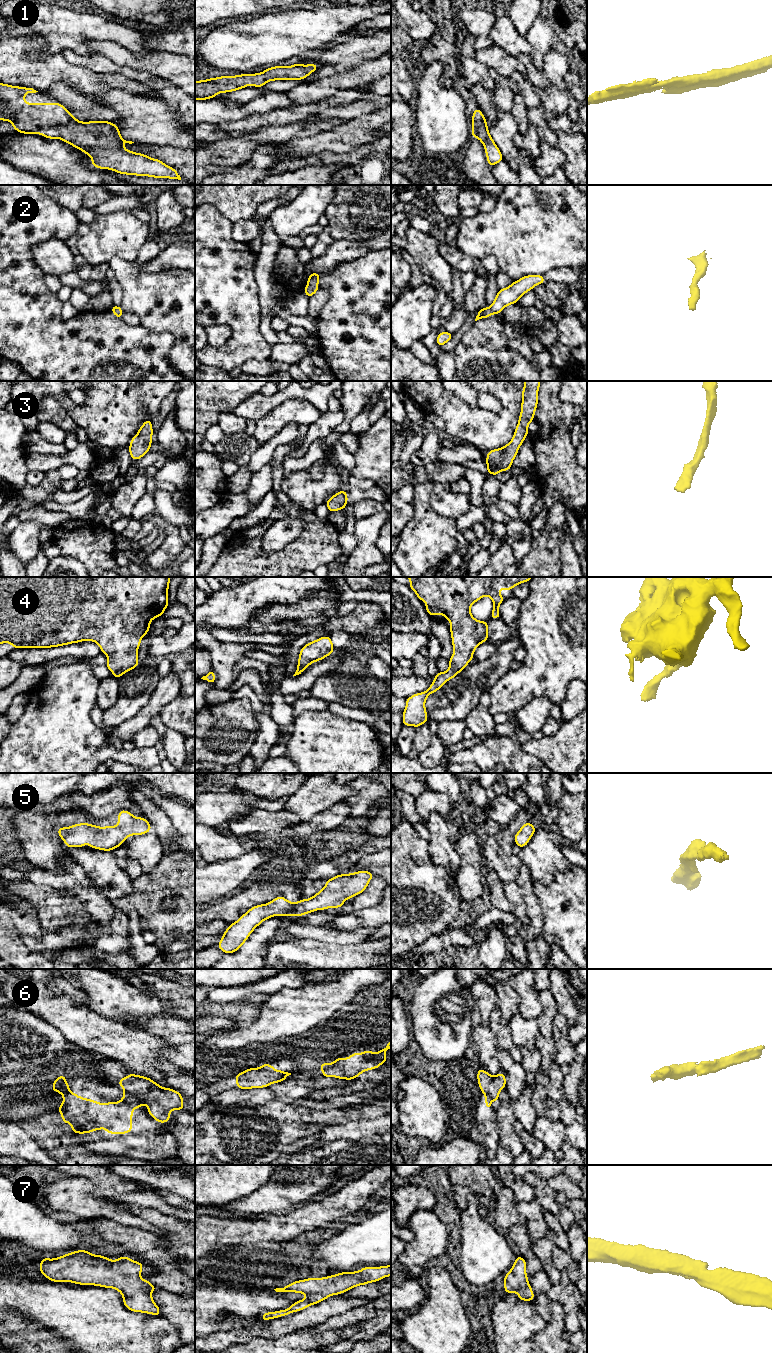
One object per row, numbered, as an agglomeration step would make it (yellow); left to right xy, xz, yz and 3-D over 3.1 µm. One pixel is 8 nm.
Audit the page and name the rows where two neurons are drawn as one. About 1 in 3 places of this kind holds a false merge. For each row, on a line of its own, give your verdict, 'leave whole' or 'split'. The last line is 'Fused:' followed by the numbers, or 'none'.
1: leave whole
2: leave whole
3: leave whole
4: leave whole
5: leave whole
6: split
7: leave whole
Fused: 6

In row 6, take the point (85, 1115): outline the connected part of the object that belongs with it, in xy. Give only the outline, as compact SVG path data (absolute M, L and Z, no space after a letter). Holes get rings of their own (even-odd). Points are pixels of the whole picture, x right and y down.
M64 1075L55 1078L52 1091L63 1095L58 1111L62 1116L62 1124L68 1122L72 1133L85 1134L105 1129L108 1134L127 1134L133 1128L133 1110L142 1107L139 1099L127 1093L120 1101L105 1104L80 1097L70 1091Z

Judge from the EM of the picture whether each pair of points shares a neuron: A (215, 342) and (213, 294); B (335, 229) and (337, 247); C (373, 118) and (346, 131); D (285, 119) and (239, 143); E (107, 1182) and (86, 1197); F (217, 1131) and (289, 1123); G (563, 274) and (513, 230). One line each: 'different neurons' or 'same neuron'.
A: different neurons
B: different neurons
C: same neuron
D: different neurons
E: different neurons
F: same neuron
G: different neurons

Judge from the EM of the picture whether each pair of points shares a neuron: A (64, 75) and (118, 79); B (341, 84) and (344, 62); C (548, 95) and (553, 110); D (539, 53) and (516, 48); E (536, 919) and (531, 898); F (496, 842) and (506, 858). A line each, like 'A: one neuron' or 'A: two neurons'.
A: one neuron
B: two neurons
C: one neuron
D: two neurons
E: one neuron
F: one neuron

